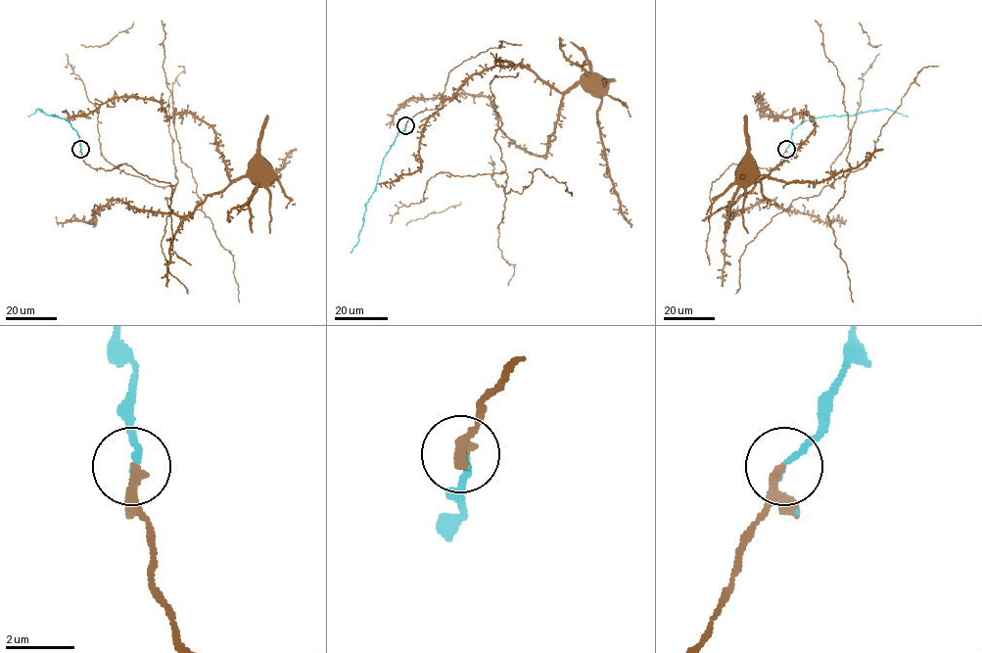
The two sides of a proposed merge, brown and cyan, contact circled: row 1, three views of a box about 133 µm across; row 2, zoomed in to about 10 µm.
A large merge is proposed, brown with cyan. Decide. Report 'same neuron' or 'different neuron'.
same neuron

